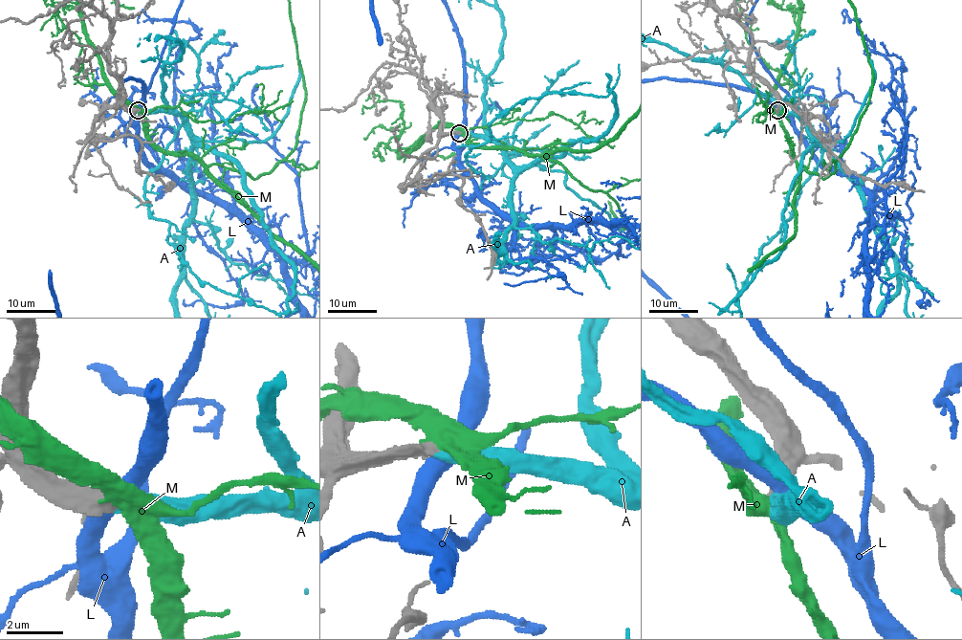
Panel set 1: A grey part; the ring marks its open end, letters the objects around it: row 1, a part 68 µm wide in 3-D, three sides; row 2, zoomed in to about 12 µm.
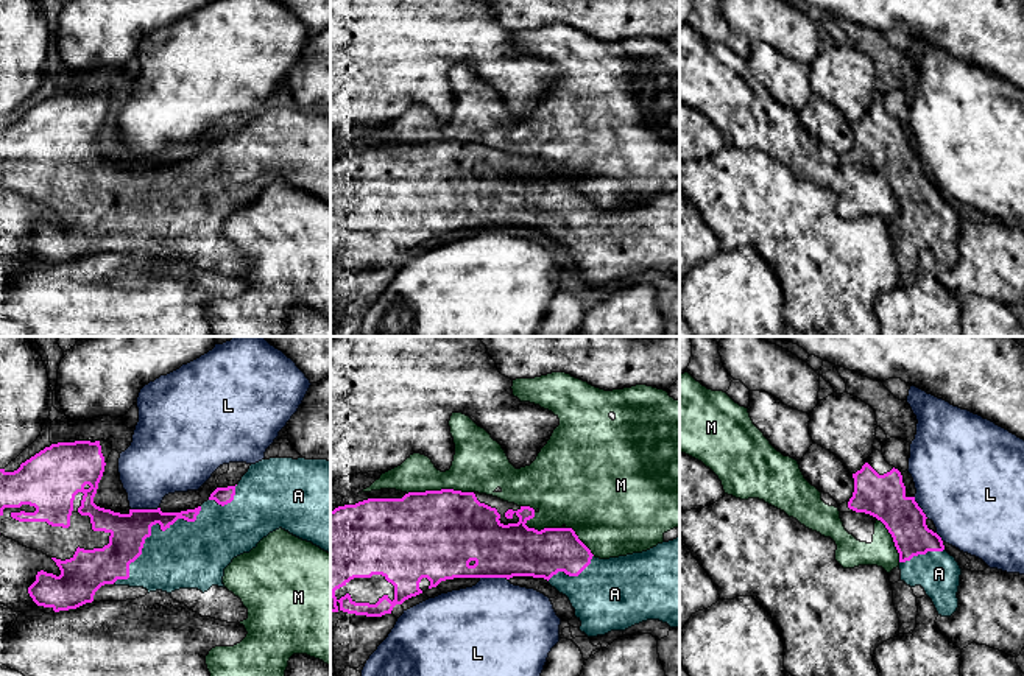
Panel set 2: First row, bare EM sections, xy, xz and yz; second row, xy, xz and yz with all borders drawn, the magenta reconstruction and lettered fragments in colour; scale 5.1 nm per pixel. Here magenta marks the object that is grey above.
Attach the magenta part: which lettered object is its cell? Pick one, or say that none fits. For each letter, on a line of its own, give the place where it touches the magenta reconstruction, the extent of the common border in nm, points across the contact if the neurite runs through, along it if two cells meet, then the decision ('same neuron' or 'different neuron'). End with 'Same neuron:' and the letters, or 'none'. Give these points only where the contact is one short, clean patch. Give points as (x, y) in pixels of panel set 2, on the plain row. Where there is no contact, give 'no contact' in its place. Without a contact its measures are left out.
A: meets magenta in xy at (150, 183); contact 600 nm long; same neuron
L: meets magenta in xy at (145, 161); contact 150 nm long; different neuron
M: meets magenta in xz at (549, 179); contact 460 nm long; different neuron
Same neuron: A

